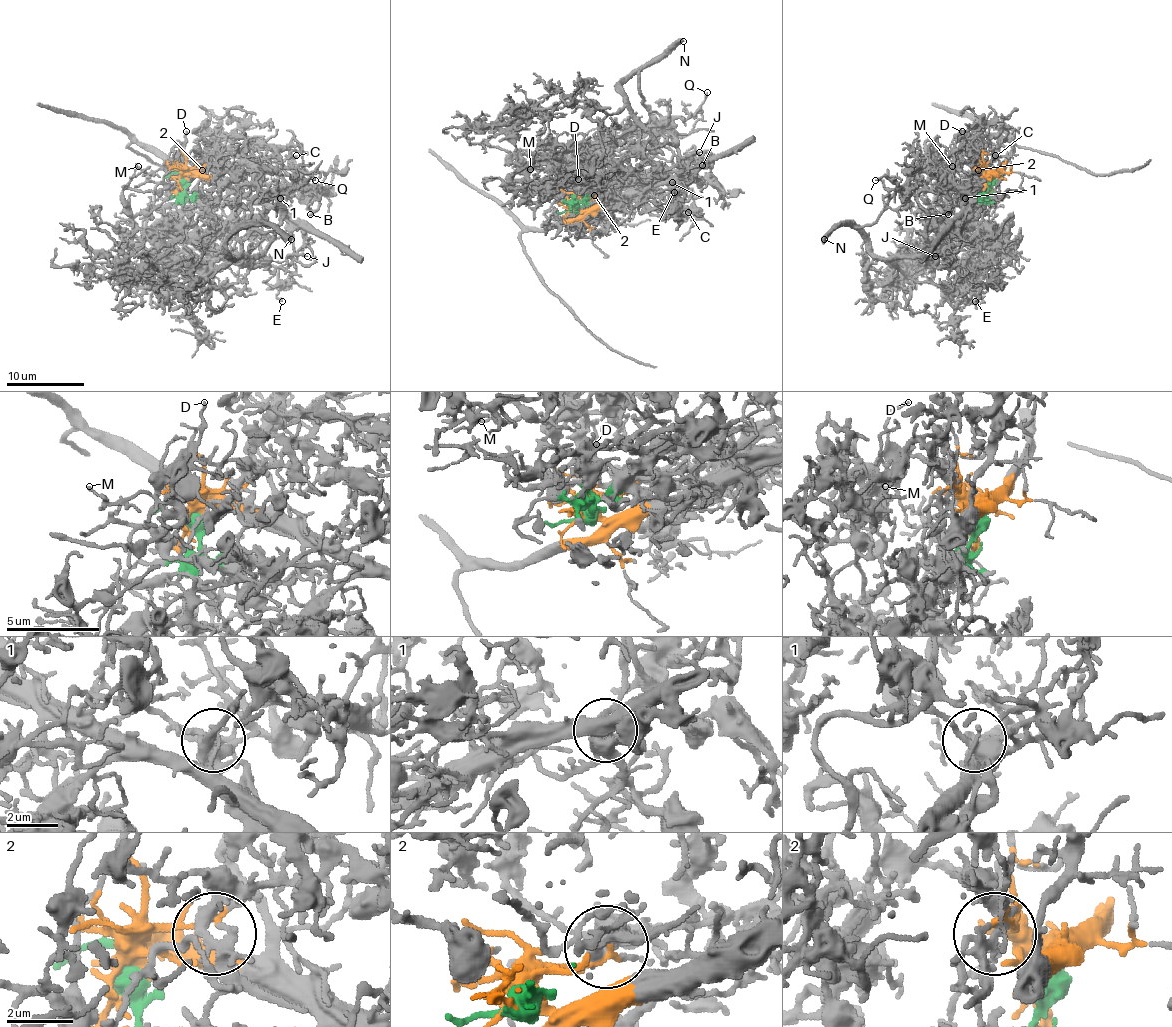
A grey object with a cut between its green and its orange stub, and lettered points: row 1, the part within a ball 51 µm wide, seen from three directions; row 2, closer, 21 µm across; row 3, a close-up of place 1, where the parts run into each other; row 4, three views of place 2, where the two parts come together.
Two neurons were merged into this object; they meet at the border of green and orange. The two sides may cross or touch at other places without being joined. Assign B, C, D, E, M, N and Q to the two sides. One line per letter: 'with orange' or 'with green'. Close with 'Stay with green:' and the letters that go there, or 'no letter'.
B: with green
C: with green
D: with green
E: with green
M: with green
N: with green
Q: with green
Stay with green: B, C, D, E, M, N, Q

